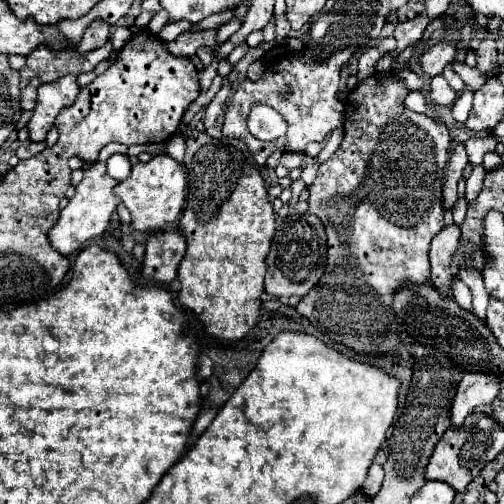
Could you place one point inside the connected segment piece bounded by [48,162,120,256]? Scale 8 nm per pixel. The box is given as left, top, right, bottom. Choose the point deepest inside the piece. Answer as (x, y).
(88, 213)

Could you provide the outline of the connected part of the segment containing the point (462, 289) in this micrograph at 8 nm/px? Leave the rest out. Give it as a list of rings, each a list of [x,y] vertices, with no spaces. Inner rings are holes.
[[[454,276],[454,280],[452,280],[452,296],[454,296],[454,300],[462,308],[472,310],[472,294],[470,294],[470,288],[458,276]]]

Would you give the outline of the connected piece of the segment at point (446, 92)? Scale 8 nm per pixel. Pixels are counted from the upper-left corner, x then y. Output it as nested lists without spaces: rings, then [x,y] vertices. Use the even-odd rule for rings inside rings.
[[[442,74],[432,76],[428,84],[428,100],[436,106],[452,106],[458,98],[458,92],[450,88],[446,78]]]

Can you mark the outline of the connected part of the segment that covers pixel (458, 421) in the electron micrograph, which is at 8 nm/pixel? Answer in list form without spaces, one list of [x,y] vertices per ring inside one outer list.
[[[464,374],[458,384],[458,392],[450,406],[450,424],[452,428],[462,426],[468,414],[474,412],[476,406],[490,404],[500,392],[500,380],[488,374]]]

